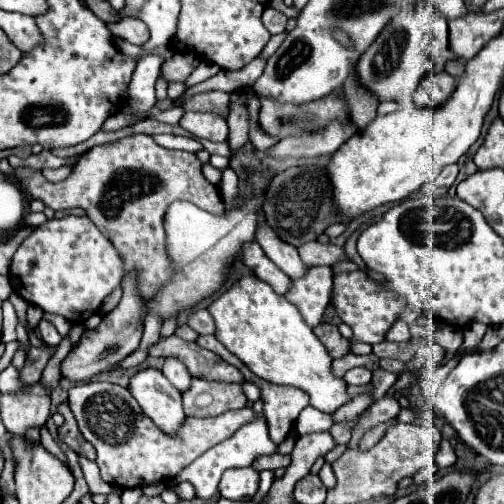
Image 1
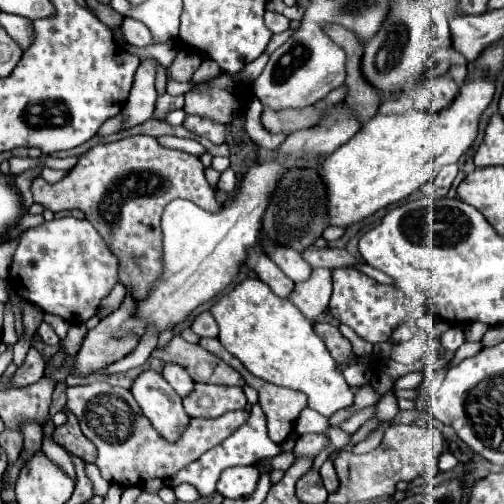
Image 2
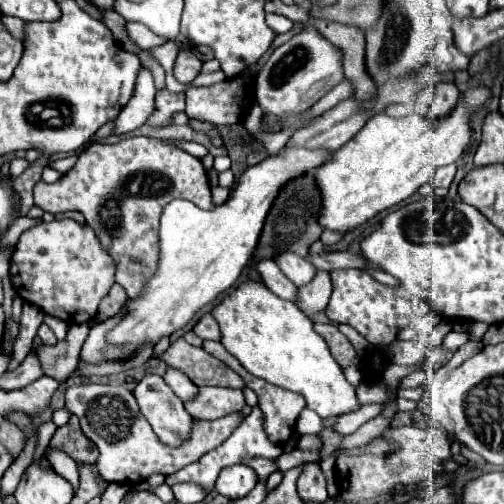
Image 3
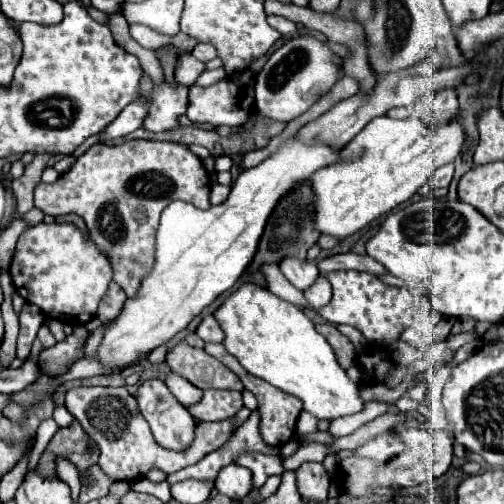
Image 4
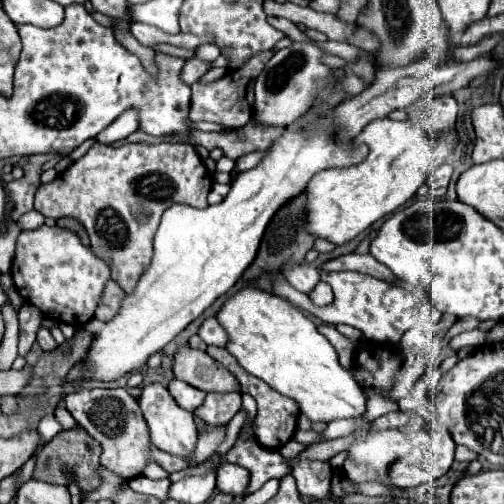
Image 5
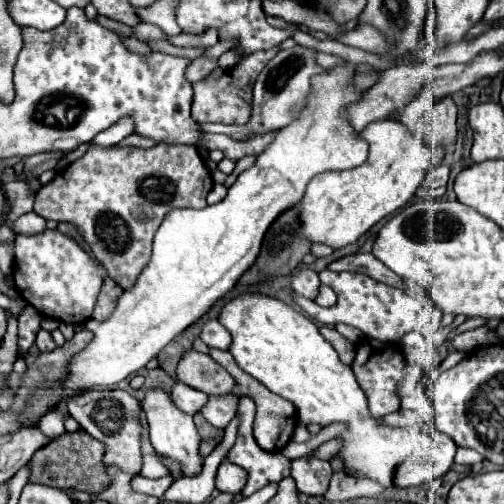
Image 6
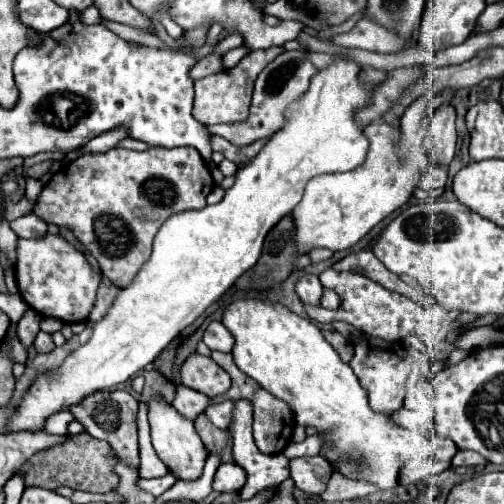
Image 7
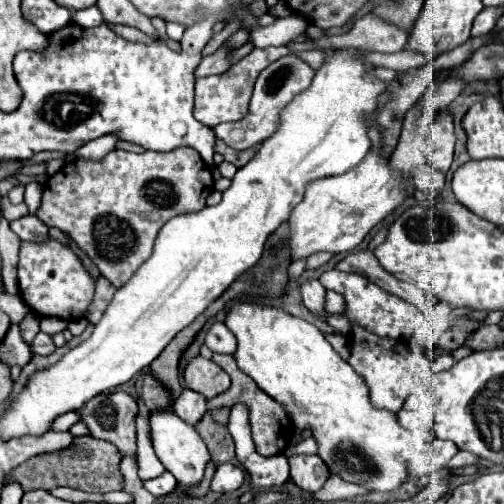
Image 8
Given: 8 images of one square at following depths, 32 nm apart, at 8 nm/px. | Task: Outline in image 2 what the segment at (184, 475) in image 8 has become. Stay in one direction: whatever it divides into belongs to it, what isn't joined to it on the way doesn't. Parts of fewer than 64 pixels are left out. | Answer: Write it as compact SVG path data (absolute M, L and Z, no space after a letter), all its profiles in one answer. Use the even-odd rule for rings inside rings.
M146 370L134 378L130 392L142 408L142 414L168 440L176 440L188 424L188 414L182 408L182 398L164 380L162 374Z

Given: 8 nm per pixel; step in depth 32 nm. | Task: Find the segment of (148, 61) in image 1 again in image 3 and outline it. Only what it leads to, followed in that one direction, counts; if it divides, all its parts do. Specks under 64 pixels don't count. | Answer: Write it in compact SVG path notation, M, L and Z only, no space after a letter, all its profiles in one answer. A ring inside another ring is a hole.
M140 68L132 100L122 108L120 116L116 118L114 134L126 134L142 126L154 110L154 96L156 96L156 88L154 88L152 72L148 68Z

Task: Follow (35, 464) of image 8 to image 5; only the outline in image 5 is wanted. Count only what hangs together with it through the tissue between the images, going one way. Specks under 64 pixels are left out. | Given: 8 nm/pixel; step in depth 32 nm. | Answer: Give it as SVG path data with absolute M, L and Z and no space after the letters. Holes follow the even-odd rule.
M74 426L72 430L62 430L38 454L32 476L40 478L44 482L52 482L52 484L68 484L68 480L62 476L62 466L66 466L66 468L74 470L78 486L82 490L94 490L100 484L100 480L96 476L96 468L100 466L100 452L102 452L100 444L94 438L90 438L82 426Z

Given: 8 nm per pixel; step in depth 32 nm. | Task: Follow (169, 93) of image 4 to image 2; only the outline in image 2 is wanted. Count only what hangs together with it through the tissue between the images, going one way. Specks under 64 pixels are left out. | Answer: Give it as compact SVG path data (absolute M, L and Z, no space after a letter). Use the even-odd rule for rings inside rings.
M170 94L158 96L154 118L162 118L166 112L170 112L174 108L182 108L182 106L184 106L184 96L170 96Z

